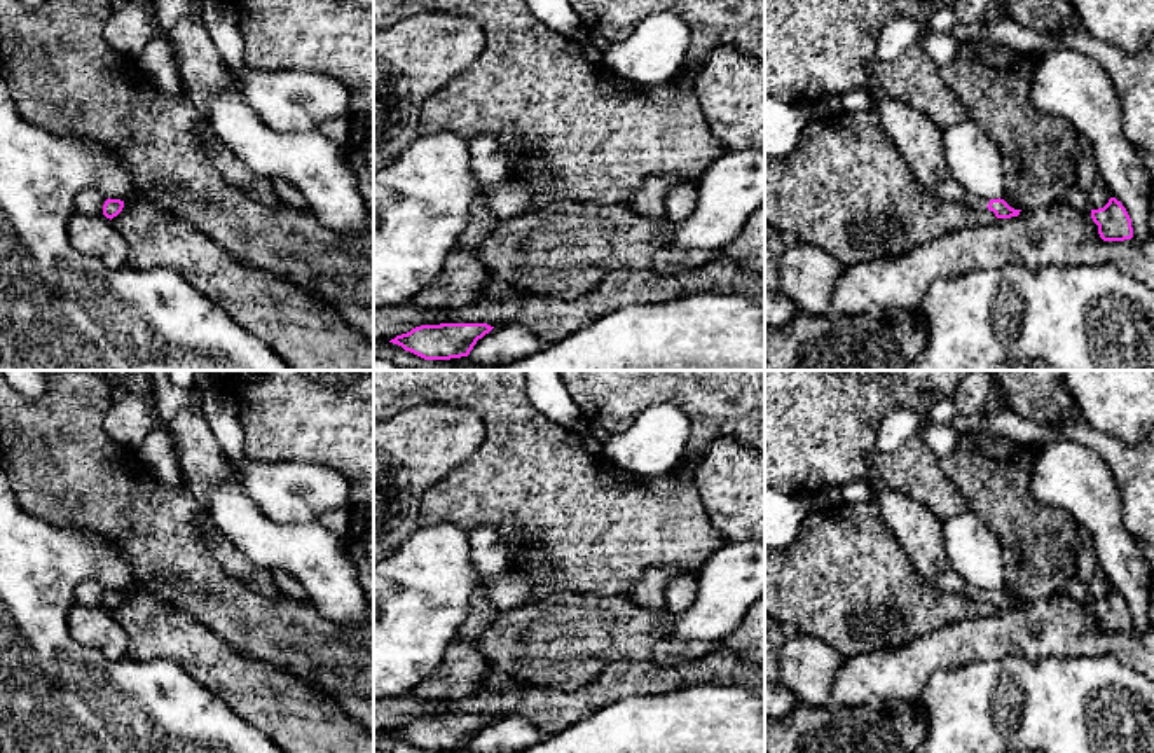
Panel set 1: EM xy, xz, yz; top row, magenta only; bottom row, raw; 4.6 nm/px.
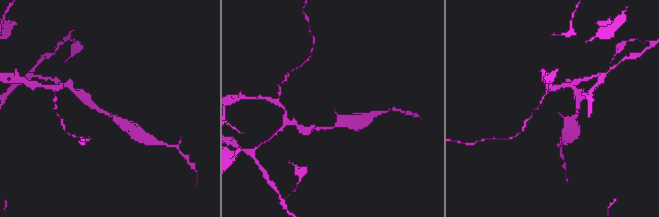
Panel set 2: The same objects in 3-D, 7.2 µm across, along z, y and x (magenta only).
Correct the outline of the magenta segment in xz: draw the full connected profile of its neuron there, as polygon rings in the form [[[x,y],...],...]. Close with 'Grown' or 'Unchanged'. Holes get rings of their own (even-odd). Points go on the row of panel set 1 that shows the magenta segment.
[[[487,323],[421,325],[389,342],[424,360],[450,360],[468,356],[477,341],[492,328]]]. Unchanged

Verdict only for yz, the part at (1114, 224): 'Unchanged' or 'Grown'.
Unchanged

